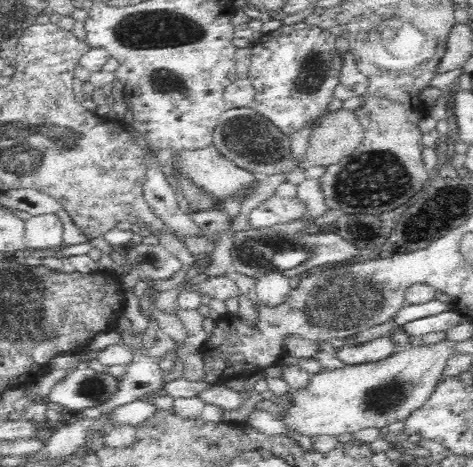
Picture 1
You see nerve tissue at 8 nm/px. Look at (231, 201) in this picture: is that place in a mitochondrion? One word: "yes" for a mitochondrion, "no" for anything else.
no

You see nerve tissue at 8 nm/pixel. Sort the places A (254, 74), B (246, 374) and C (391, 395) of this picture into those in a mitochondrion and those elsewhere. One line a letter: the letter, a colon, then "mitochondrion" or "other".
A: other
B: other
C: mitochondrion

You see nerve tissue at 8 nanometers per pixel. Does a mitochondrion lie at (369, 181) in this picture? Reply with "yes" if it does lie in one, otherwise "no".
yes

